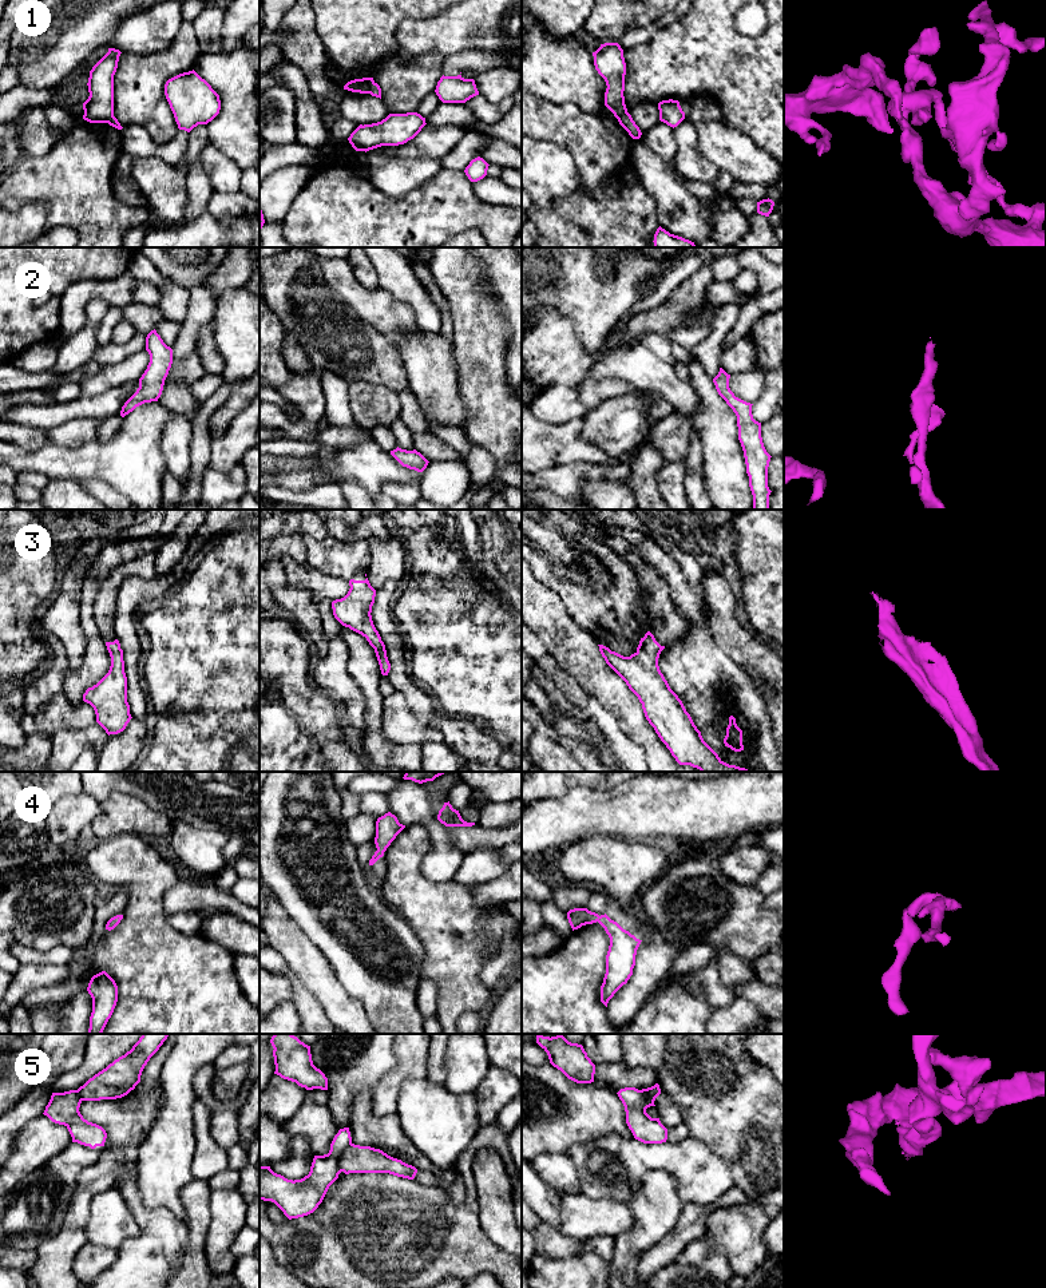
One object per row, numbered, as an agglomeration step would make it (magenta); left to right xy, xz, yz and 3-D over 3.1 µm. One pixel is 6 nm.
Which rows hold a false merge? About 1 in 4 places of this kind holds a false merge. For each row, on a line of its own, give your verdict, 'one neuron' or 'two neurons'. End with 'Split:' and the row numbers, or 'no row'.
1: two neurons
2: one neuron
3: one neuron
4: one neuron
5: two neurons
Split: 1, 5

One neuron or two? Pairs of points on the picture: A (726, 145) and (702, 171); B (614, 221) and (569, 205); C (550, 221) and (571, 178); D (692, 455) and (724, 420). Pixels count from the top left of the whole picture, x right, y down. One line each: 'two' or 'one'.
A: two
B: one
C: one
D: two

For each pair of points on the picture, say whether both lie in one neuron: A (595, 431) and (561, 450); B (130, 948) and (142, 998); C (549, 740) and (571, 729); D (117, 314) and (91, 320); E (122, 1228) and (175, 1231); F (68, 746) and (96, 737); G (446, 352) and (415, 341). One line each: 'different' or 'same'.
A: different
B: same
C: same
D: different
E: different
F: same
G: same

